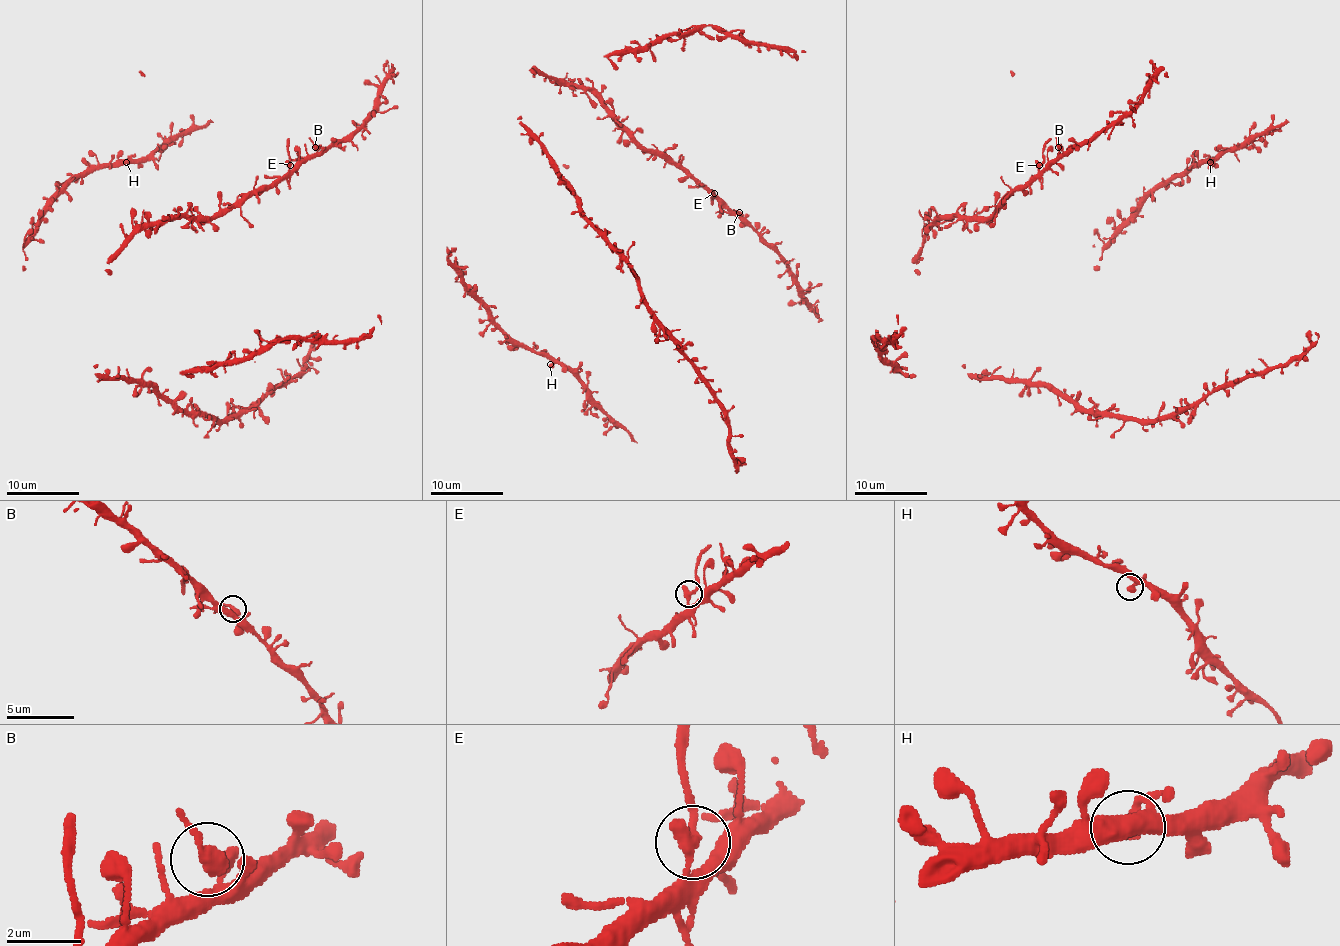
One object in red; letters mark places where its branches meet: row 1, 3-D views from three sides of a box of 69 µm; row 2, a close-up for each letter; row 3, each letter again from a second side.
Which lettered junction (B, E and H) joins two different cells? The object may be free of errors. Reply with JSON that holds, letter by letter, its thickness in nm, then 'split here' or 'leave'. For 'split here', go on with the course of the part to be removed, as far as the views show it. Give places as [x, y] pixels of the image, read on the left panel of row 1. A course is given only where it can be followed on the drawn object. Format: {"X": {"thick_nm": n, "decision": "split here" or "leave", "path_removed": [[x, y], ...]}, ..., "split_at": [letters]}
{"B": {"thick_nm": 340, "decision": "leave"}, "E": {"thick_nm": 360, "decision": "split here", "path_removed": [[289, 165], [287, 138]]}, "H": {"thick_nm": 300, "decision": "leave"}, "split_at": ["E"]}

